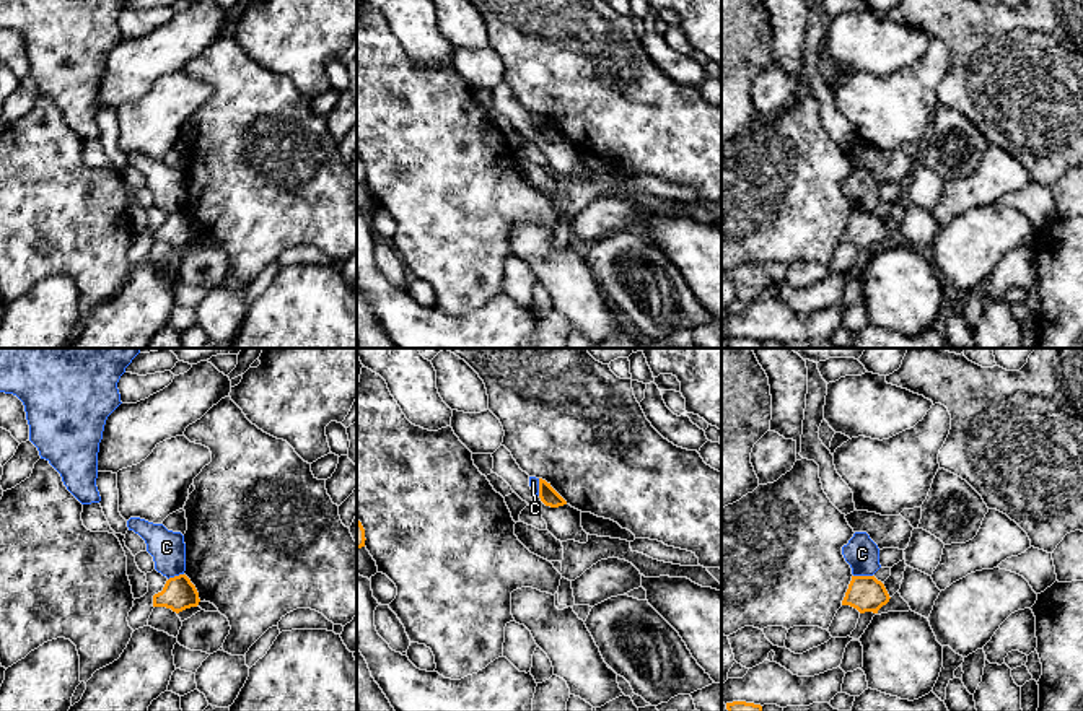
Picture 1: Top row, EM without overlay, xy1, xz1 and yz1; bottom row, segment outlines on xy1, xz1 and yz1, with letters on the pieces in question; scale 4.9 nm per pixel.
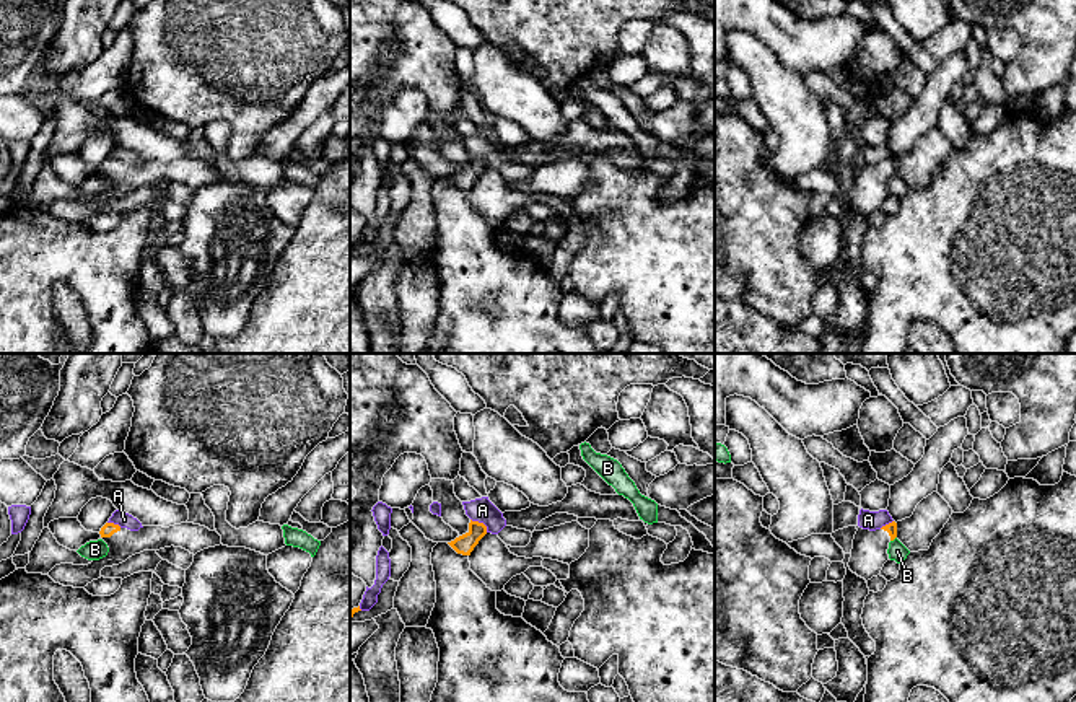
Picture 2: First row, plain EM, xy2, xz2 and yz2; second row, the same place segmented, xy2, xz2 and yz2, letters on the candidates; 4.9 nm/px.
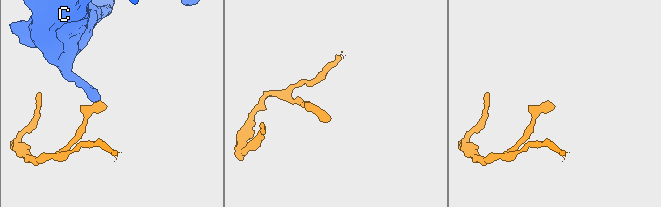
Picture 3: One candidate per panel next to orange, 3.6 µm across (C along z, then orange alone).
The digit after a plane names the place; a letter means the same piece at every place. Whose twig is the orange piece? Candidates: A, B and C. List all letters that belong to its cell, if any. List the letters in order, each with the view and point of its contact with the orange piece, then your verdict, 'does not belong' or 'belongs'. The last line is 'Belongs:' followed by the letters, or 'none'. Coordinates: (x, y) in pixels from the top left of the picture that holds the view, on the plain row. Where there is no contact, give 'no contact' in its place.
A: meets orange in xz2 at (481, 158); does not belong
B: meets orange in yz2 at (892, 175); does not belong
C: meets orange in yz1 at (863, 212); does not belong
Belongs: none

